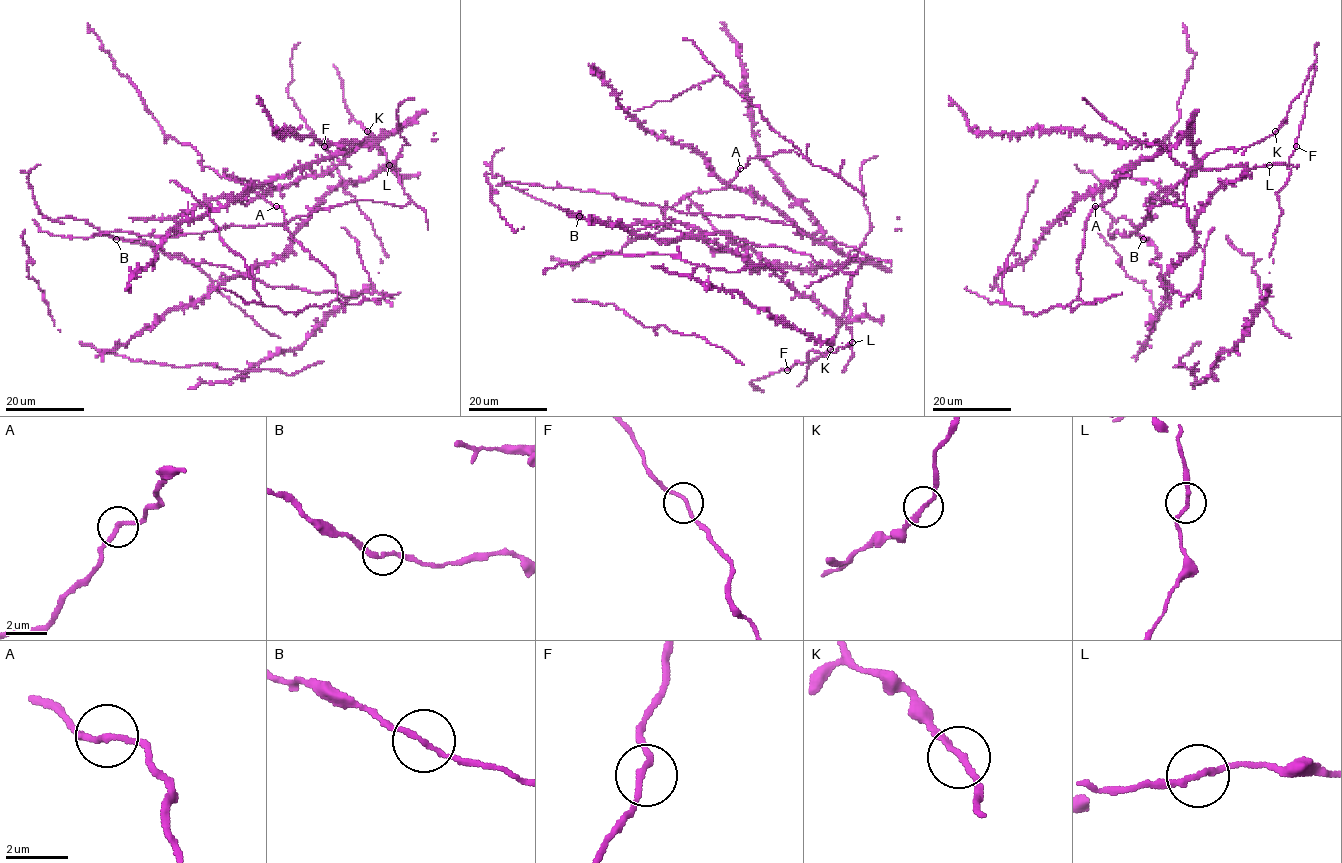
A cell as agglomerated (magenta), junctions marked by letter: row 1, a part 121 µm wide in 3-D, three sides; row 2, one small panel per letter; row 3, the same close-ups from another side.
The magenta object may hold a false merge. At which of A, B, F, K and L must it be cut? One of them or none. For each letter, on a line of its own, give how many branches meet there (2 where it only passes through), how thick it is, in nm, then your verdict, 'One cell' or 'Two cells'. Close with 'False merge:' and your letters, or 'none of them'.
A: Branches: 2. Thickness 180 nm. One cell
B: Branches: 2. Thickness 170 nm. One cell
F: Branches: 2. Thickness 180 nm. One cell
K: Branches: 2. Thickness 190 nm. One cell
L: Branches: 2. Thickness 180 nm. One cell
False merge: none of them

